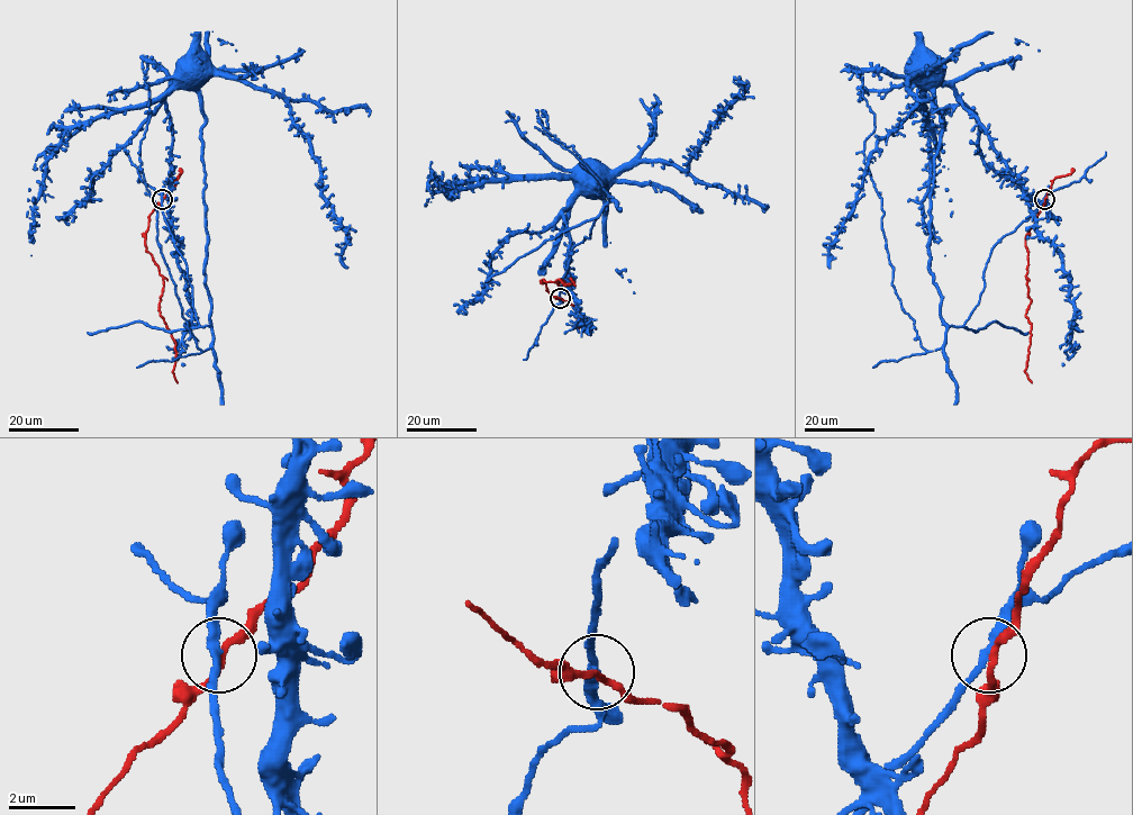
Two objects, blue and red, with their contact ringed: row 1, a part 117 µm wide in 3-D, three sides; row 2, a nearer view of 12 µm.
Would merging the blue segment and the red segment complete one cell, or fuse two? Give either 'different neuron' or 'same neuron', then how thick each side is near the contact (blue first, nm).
different neuron | 240/190 nm

